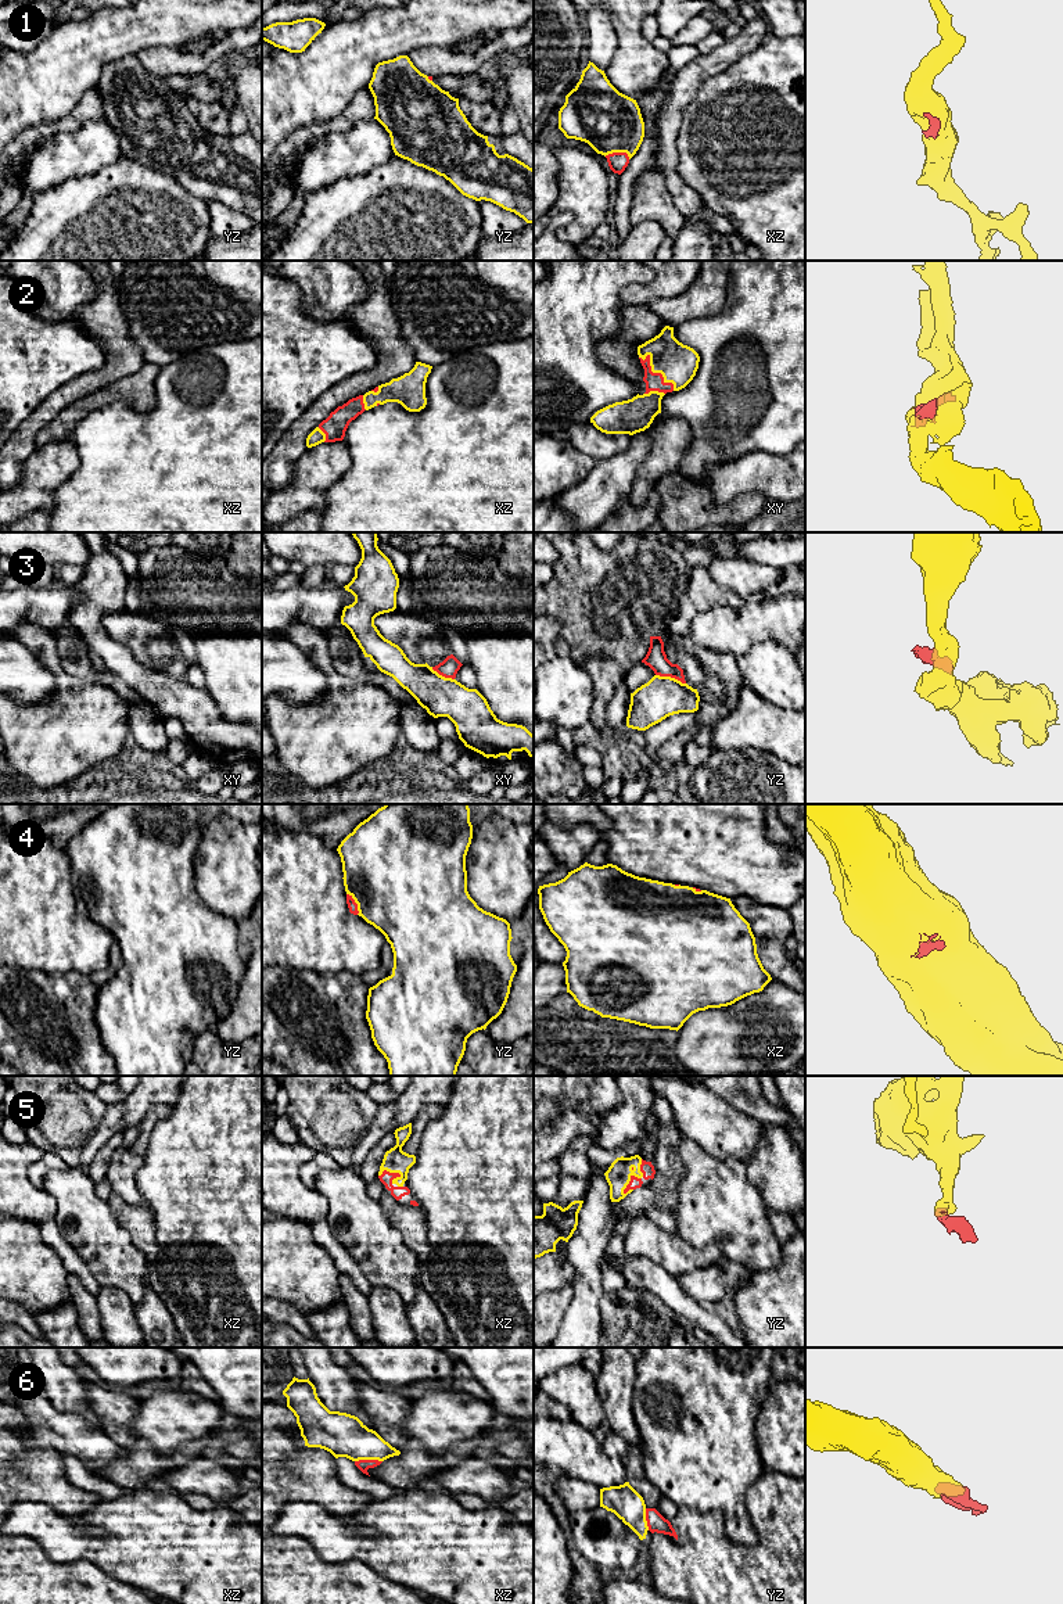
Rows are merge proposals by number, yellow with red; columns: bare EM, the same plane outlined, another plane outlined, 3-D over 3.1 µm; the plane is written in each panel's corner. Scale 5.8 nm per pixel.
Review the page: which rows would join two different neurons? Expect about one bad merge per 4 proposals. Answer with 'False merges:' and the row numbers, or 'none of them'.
False merges: 3

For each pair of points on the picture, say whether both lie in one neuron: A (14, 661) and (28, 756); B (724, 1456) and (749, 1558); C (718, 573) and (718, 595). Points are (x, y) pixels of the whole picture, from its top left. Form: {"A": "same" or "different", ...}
{"A": "different", "B": "different", "C": "different"}

